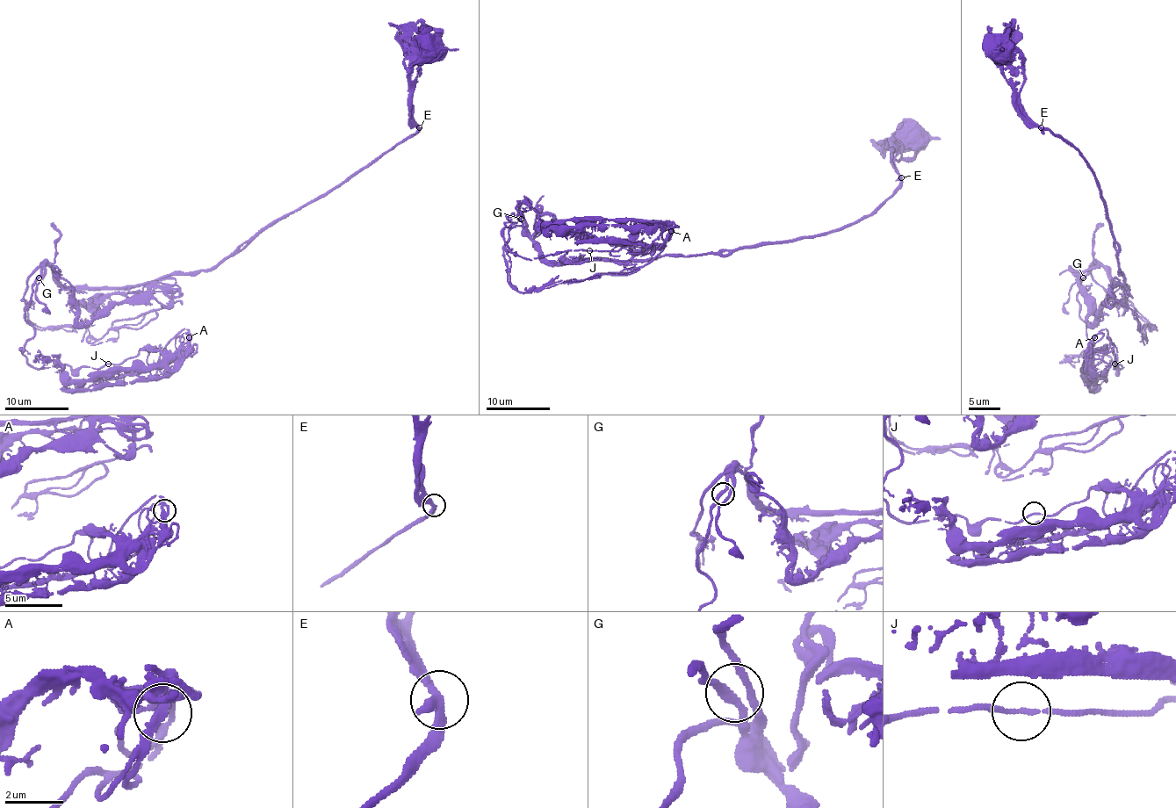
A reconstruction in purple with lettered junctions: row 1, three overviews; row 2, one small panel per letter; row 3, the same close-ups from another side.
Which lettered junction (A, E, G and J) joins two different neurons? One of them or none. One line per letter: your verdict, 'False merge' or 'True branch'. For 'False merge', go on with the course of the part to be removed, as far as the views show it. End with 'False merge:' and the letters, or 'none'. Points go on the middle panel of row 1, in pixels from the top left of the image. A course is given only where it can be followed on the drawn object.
A: True branch
E: True branch
G: True branch
J: True branch
False merge: none

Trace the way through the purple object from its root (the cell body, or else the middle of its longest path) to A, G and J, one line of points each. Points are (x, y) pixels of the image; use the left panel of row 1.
A: (430, 50), (412, 136), (206, 270), (66, 287), (47, 265), (22, 352), (154, 365), (189, 336)
G: (430, 50), (410, 75), (413, 134), (216, 265), (125, 287), (66, 287), (47, 265), (39, 277)
J: (430, 50), (410, 75), (413, 134), (216, 265), (125, 287), (66, 287), (47, 265), (23, 356), (107, 364)

